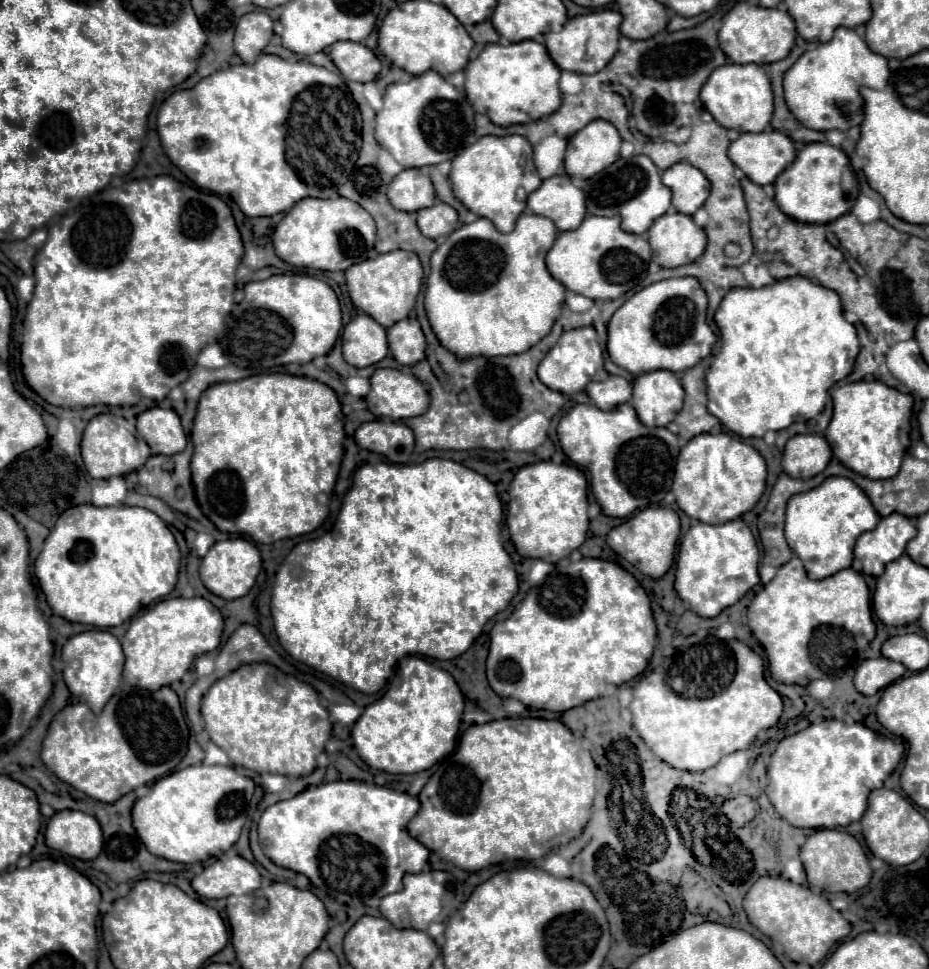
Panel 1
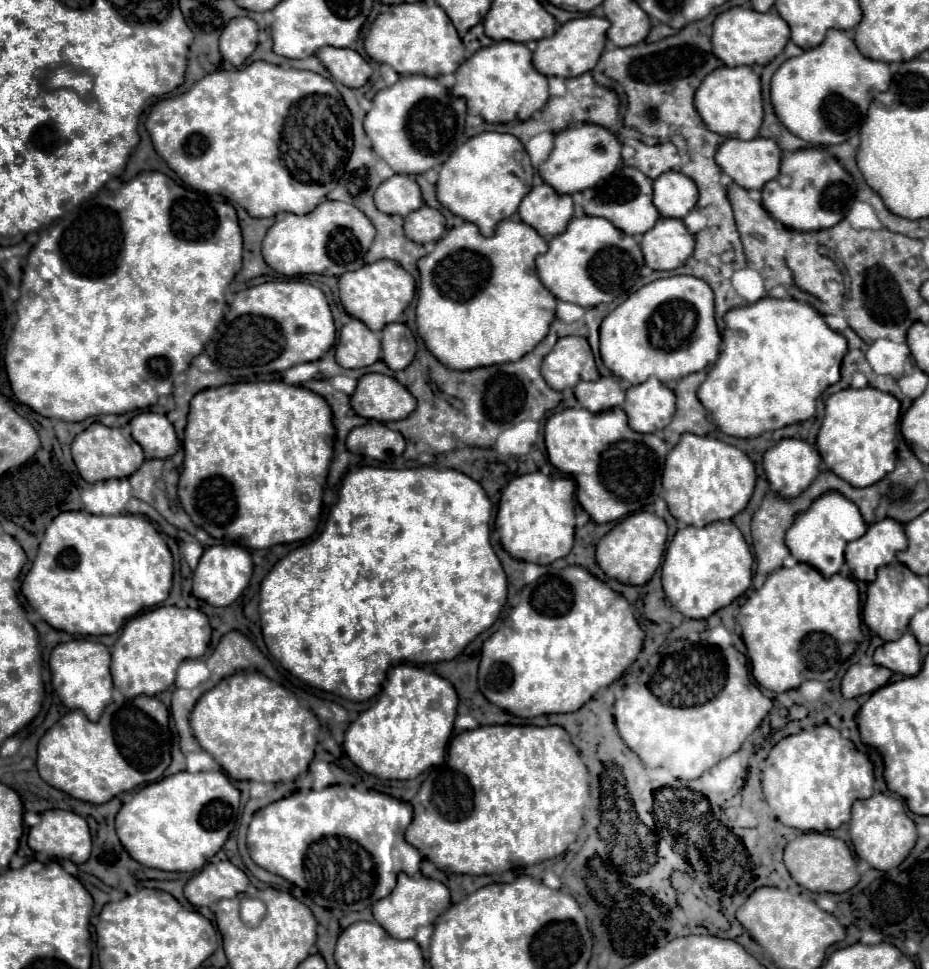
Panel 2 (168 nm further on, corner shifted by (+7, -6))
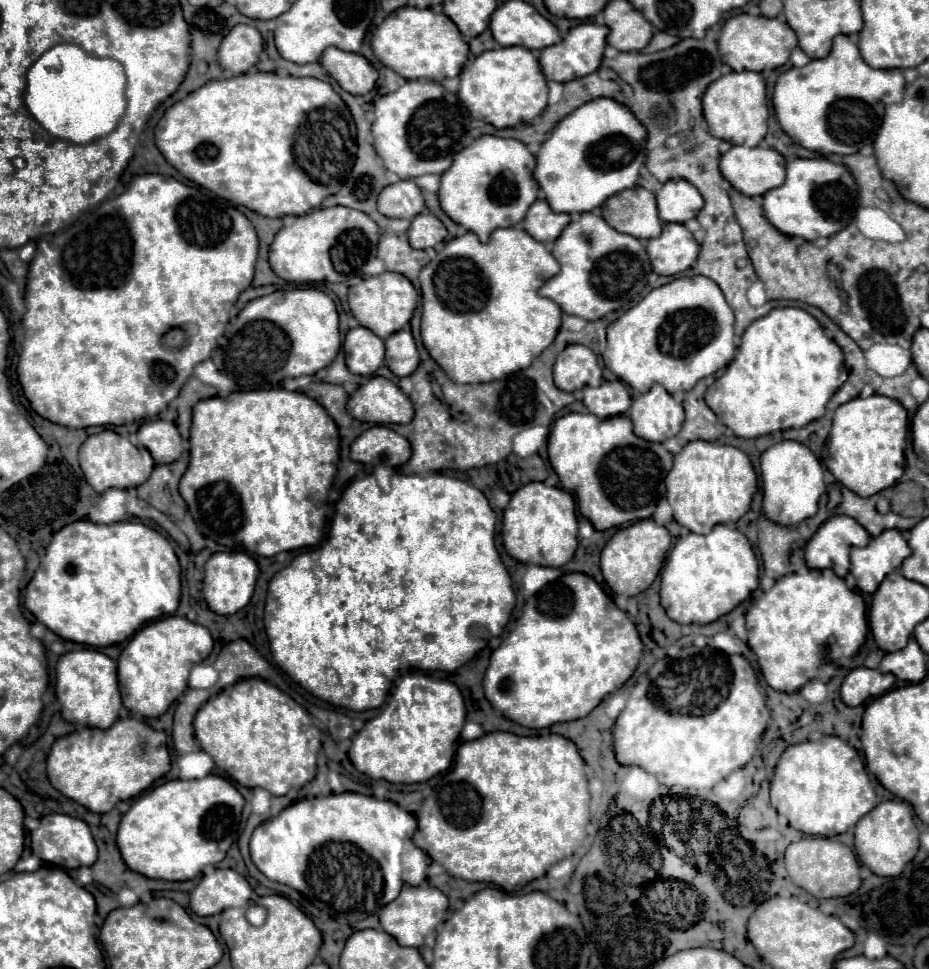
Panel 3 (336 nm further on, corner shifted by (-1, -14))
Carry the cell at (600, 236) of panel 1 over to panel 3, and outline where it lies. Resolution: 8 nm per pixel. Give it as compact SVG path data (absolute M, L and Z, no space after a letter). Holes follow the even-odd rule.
M582 212L576 222L562 230L552 254L560 264L560 272L540 288L540 294L554 300L562 312L584 320L600 320L608 312L620 310L634 284L652 270L646 248L638 238L610 228L602 216L592 212Z

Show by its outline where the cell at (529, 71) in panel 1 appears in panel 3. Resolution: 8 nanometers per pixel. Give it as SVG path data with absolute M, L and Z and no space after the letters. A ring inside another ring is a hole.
M510 46L482 52L472 64L464 66L458 98L466 104L470 116L482 118L496 128L508 128L518 122L528 124L542 114L548 104L548 86L534 54L526 48Z

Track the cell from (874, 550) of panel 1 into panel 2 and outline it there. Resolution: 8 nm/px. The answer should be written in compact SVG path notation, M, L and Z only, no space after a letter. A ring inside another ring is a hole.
M884 518L870 524L862 538L846 546L846 564L856 580L872 582L876 578L876 570L890 564L900 550L906 550L904 528L900 522Z

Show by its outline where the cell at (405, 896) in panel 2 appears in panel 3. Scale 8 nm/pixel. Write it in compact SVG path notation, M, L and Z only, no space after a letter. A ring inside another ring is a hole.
M404 886L400 896L380 910L380 926L384 932L394 936L398 944L420 948L426 936L432 934L440 922L444 922L446 910L448 910L448 898L440 890L432 886L426 886L426 888Z

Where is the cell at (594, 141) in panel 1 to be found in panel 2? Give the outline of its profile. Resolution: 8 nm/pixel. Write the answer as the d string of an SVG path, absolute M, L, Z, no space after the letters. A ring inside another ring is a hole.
M596 124L570 126L554 136L554 148L548 160L540 166L540 174L546 184L550 184L558 194L574 194L598 184L598 180L610 176L620 164L622 144L616 136Z

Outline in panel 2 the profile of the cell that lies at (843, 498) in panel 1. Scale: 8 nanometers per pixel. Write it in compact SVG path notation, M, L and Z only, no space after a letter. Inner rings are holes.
M826 492L826 496L820 496L806 512L796 516L794 524L786 532L786 546L798 562L818 568L822 576L834 576L844 564L846 544L864 536L866 528L868 524L864 522L858 506L852 500L842 496L840 492Z

